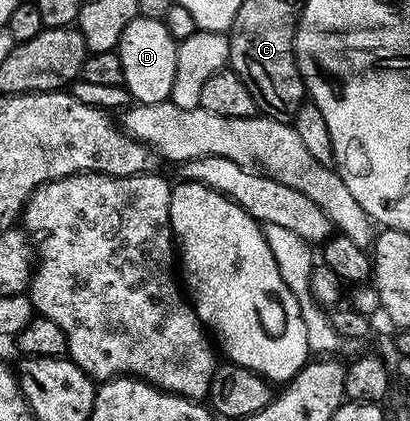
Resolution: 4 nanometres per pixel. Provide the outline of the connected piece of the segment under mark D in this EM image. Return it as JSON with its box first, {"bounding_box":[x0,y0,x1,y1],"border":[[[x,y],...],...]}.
{"bounding_box":[118,17,177,105],"border":[[[135,17],[126,27],[126,31],[122,31],[118,52],[122,59],[123,86],[133,102],[149,105],[162,103],[171,98],[176,70],[177,44],[163,21],[158,19]]]}

